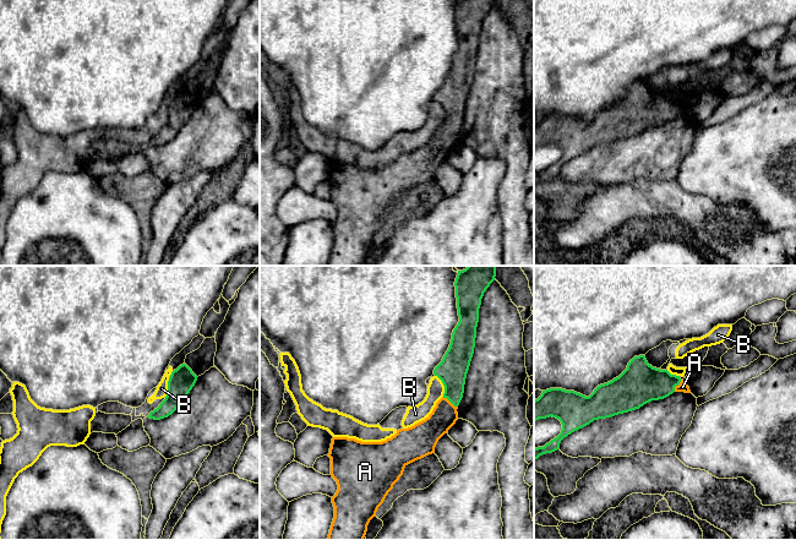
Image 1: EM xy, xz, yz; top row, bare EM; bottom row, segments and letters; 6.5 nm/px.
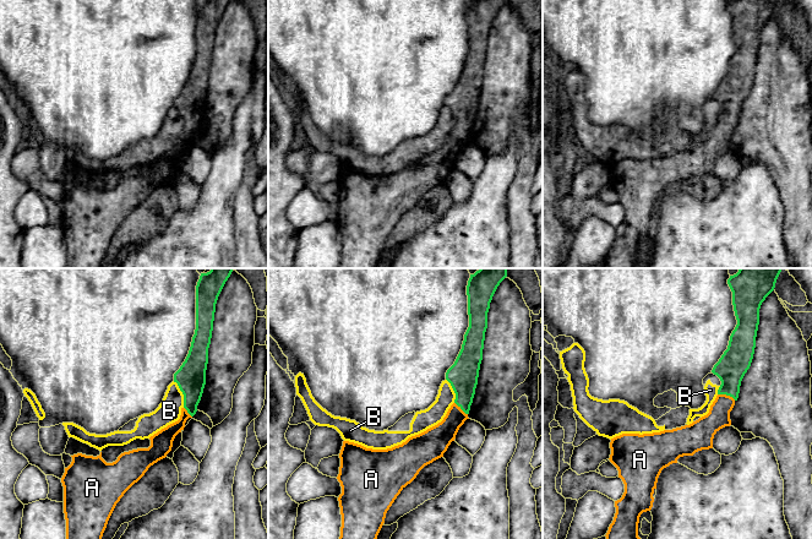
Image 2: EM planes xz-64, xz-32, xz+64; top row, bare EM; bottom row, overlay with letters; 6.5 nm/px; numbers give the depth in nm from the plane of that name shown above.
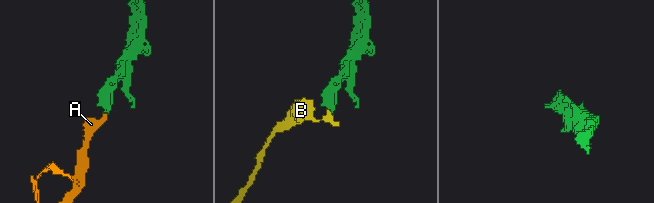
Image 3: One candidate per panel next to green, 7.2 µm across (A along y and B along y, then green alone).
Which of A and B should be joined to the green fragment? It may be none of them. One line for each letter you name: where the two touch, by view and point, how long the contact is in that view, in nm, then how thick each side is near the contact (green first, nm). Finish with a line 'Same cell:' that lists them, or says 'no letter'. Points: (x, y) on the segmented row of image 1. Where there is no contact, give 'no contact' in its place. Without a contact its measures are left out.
A: contact xz (450, 401); length 120 nm; calibres 190 and 170 nm
Same cell: A

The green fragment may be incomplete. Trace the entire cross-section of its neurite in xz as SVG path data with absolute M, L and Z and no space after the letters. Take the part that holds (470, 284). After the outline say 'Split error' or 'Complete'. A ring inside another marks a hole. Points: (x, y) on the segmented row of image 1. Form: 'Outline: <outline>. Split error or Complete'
Outline: M468 266L458 271L454 287L459 322L453 329L448 350L435 367L443 386L443 397L436 403L432 413L422 421L408 429L400 429L394 436L382 442L361 442L355 438L333 437L328 457L331 475L338 490L332 497L334 518L327 540L364 540L370 520L376 517L393 485L403 475L404 468L429 454L435 453L438 440L458 420L458 405L463 398L464 384L474 354L479 309L484 293L495 280L497 266Z. Split error

